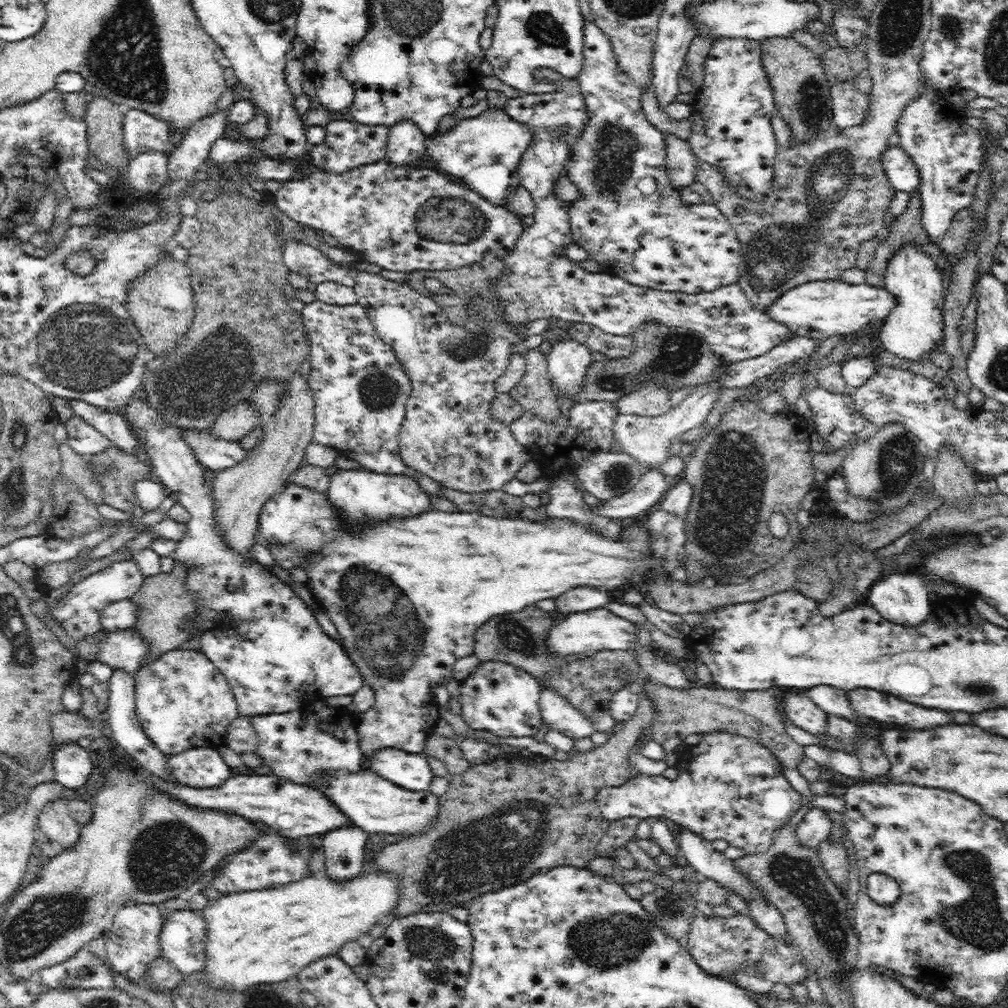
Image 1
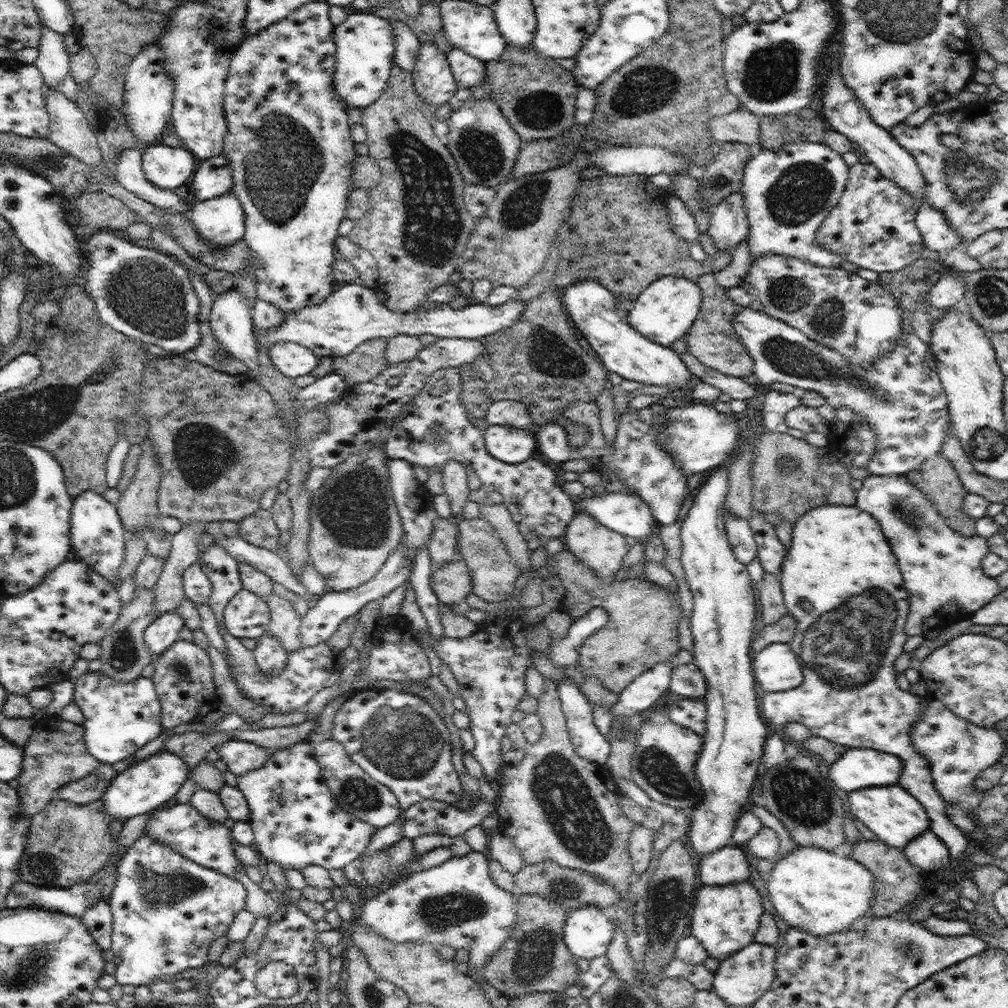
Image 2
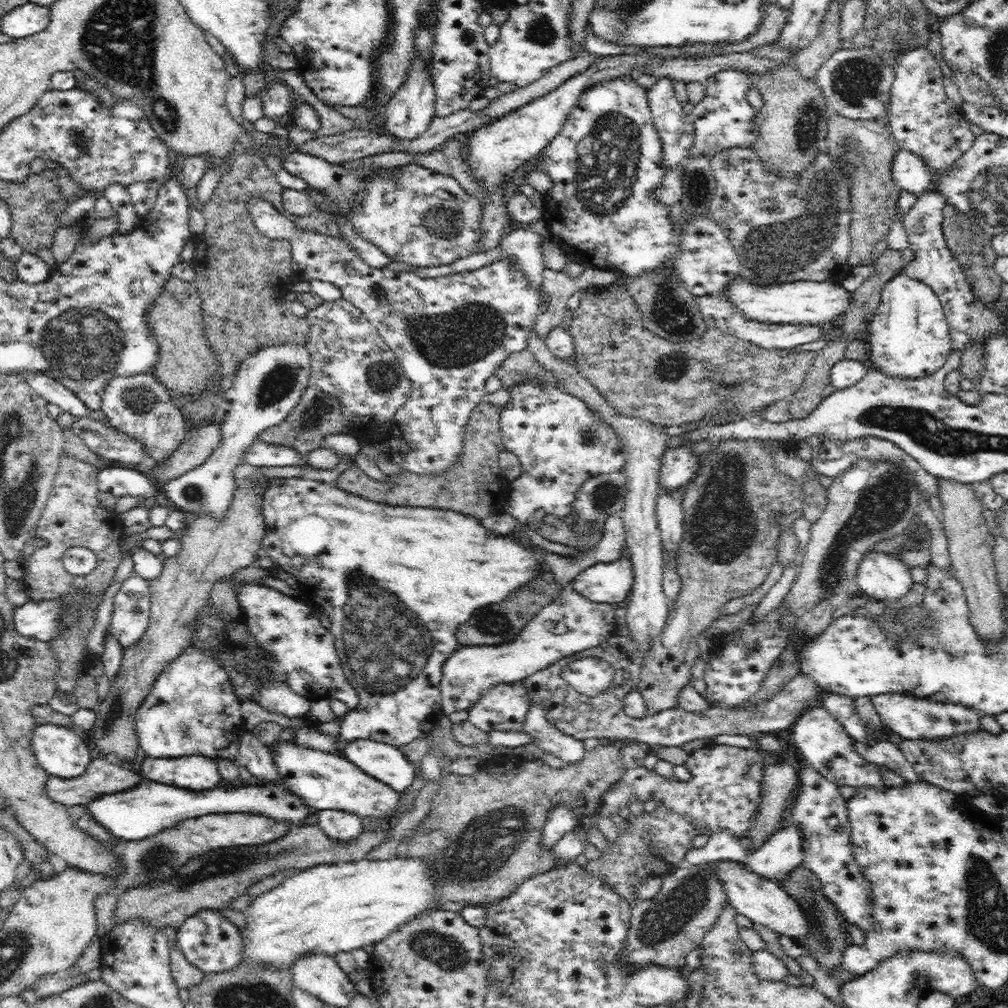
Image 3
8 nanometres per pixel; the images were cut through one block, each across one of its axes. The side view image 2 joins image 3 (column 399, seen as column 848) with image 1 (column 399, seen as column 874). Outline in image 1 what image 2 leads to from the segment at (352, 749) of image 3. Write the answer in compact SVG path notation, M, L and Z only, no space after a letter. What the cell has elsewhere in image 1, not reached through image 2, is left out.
M384 748L366 760L365 764L374 773L407 790L429 790L434 778L427 756L423 753L411 754Z

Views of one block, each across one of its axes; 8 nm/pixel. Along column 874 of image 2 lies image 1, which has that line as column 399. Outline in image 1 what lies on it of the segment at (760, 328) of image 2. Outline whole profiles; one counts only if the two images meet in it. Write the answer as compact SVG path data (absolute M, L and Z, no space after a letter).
M316 300L311 304L306 304L306 307L301 311L301 317L303 318L303 325L306 326L307 332L309 332L309 339L311 344L311 351L309 354L309 362L312 365L312 370L310 370L309 377L309 387L314 395L314 408L313 413L315 416L315 426L313 432L313 440L318 442L318 444L323 444L324 446L331 446L335 448L341 456L346 458L351 458L359 462L364 469L367 471L372 471L380 474L398 474L398 475L410 475L415 477L419 482L419 485L429 494L436 494L442 496L442 484L434 479L423 475L422 473L416 474L414 469L410 469L410 466L406 465L402 461L400 453L398 453L398 434L402 428L402 422L404 422L404 416L406 416L406 405L408 398L411 395L413 386L408 377L408 374L403 370L401 362L396 358L394 350L390 348L390 345L387 345L375 331L372 321L368 318L366 310L360 306L360 304L352 304L345 306L337 306L332 304L325 304L320 300Z

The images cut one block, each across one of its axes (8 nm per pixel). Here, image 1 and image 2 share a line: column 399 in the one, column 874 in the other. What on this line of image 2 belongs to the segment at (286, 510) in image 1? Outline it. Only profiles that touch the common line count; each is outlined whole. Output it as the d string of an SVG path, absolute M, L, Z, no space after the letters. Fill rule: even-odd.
M856 505L817 506L808 510L793 524L792 546L784 555L780 580L787 612L798 622L796 634L789 645L802 664L804 680L800 686L784 692L764 693L761 698L761 714L772 726L782 727L789 723L799 723L812 735L822 736L835 744L878 750L892 754L904 762L897 785L924 806L930 818L930 830L946 844L954 870L950 886L960 887L960 896L978 904L982 900L982 893L972 878L964 876L968 870L962 865L964 861L968 861L962 853L966 851L970 839L946 815L944 798L937 794L932 781L930 762L918 754L909 736L913 723L919 720L919 714L928 696L918 698L910 691L901 690L896 681L894 664L904 652L904 643L908 640L905 631L910 604L908 591L898 570L896 556L892 554L890 544L880 530L880 524L870 514L859 509ZM852 608L858 608L862 612L858 616L862 618L854 620Z

